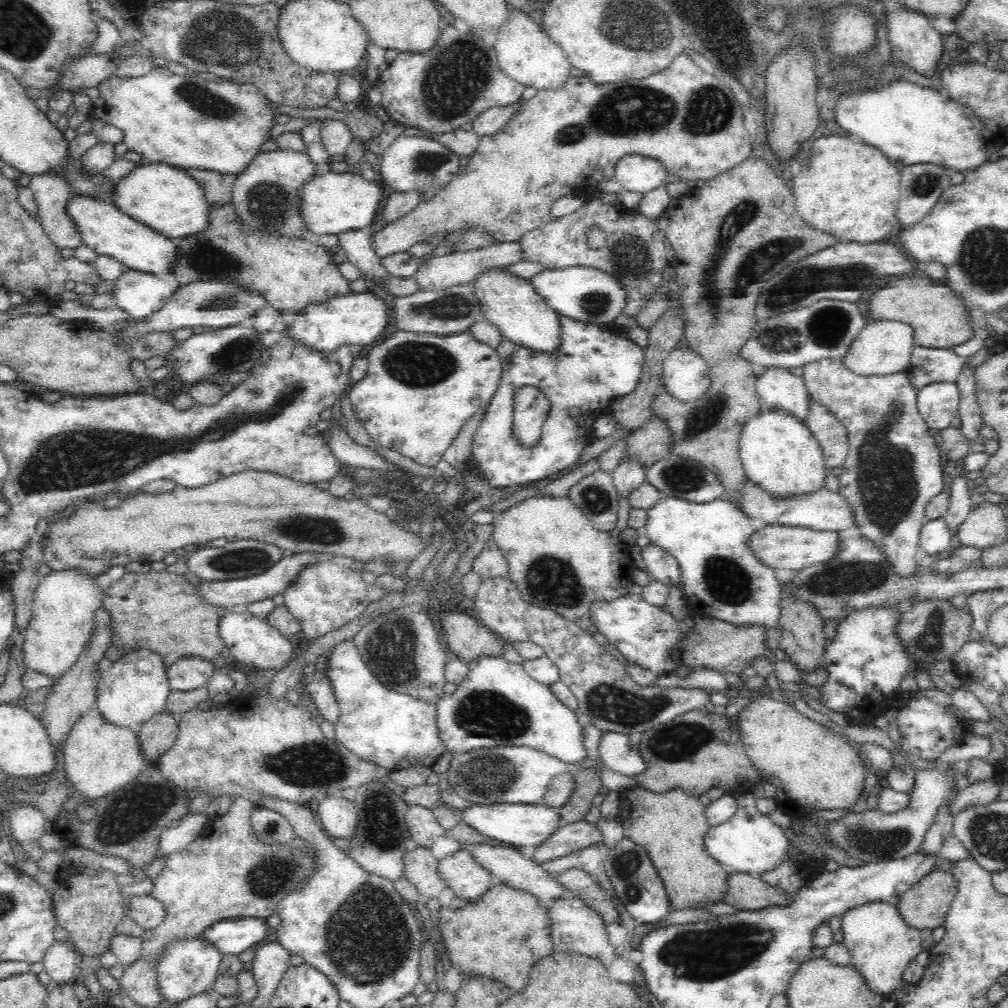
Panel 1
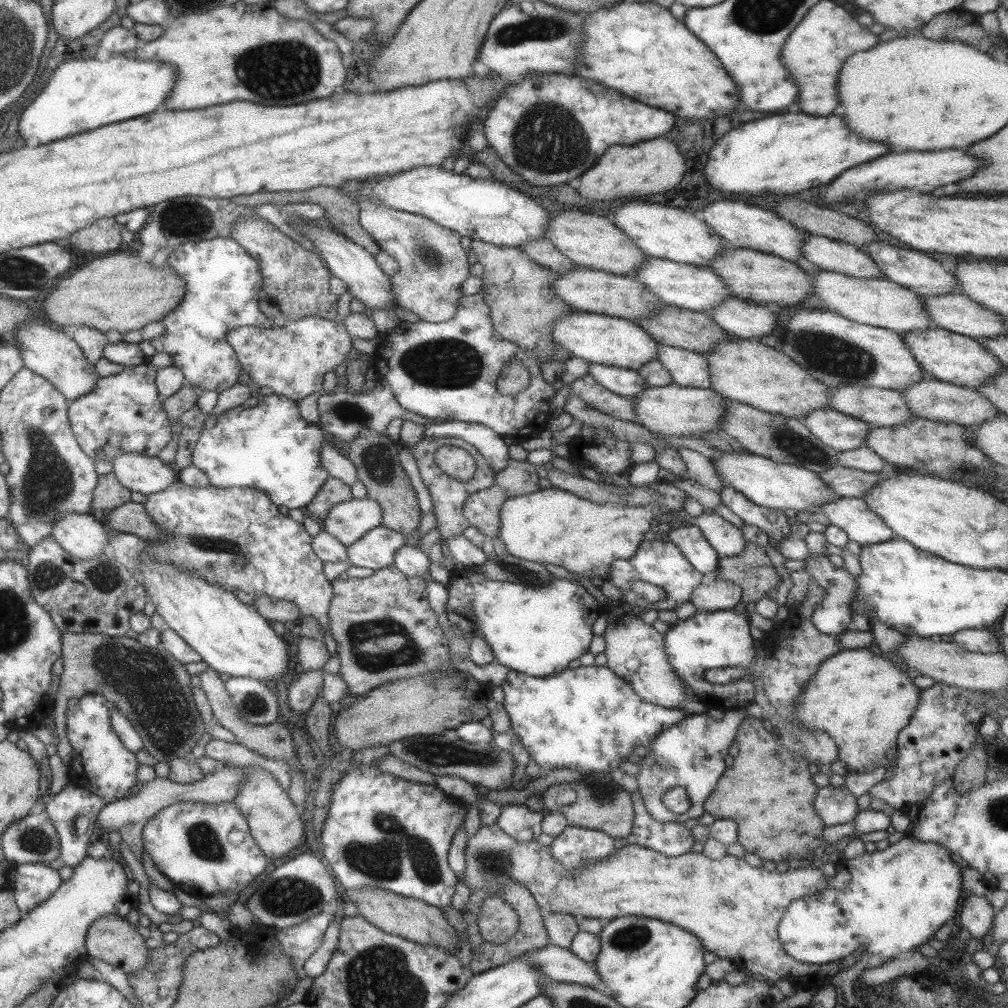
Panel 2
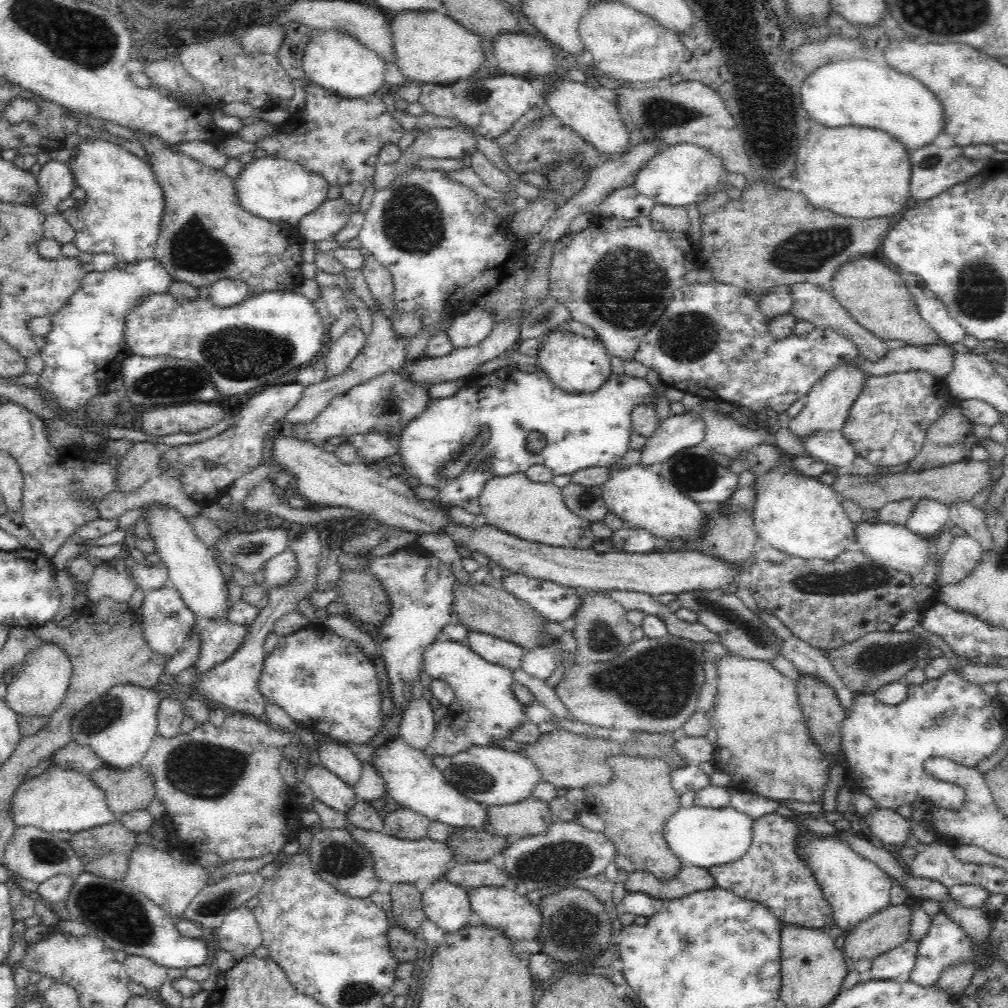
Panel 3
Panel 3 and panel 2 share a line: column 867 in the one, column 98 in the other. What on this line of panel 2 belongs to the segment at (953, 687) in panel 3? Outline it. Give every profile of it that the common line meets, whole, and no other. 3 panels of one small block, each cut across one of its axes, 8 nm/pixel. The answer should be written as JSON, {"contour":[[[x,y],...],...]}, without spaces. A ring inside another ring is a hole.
{"contour":[[[90,694],[65,710],[66,737],[73,750],[67,765],[68,782],[101,797],[106,804],[129,797],[127,790],[136,783],[138,767],[136,755],[125,749],[113,732],[109,707],[110,702],[100,694]]]}

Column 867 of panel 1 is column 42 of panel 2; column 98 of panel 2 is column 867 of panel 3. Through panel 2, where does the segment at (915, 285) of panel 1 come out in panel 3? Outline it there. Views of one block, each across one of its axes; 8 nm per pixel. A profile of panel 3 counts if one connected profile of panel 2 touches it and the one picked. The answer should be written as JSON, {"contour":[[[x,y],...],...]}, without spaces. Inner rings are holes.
{"contour":[[[861,256],[846,260],[832,276],[831,294],[857,324],[882,340],[902,340],[907,345],[942,344],[936,332],[920,316],[914,299],[895,267],[879,259]]]}

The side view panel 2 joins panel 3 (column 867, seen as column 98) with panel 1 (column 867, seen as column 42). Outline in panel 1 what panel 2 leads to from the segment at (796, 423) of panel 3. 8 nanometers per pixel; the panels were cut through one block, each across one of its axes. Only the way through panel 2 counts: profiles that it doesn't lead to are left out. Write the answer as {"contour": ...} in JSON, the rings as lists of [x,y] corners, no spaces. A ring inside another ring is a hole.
{"contour":[[[875,320],[862,328],[841,361],[852,373],[864,378],[904,372],[910,362],[912,347],[915,345],[912,341],[913,333],[912,326],[905,322]]]}

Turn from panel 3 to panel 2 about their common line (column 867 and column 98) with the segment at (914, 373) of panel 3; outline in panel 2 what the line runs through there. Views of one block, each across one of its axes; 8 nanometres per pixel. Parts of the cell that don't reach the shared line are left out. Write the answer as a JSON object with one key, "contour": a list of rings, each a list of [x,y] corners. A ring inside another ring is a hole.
{"contour":[[[143,362],[124,367],[121,372],[95,380],[93,390],[68,401],[67,416],[79,448],[93,462],[111,459],[121,453],[144,453],[156,457],[171,440],[171,422],[162,407],[155,386],[156,369]]]}

